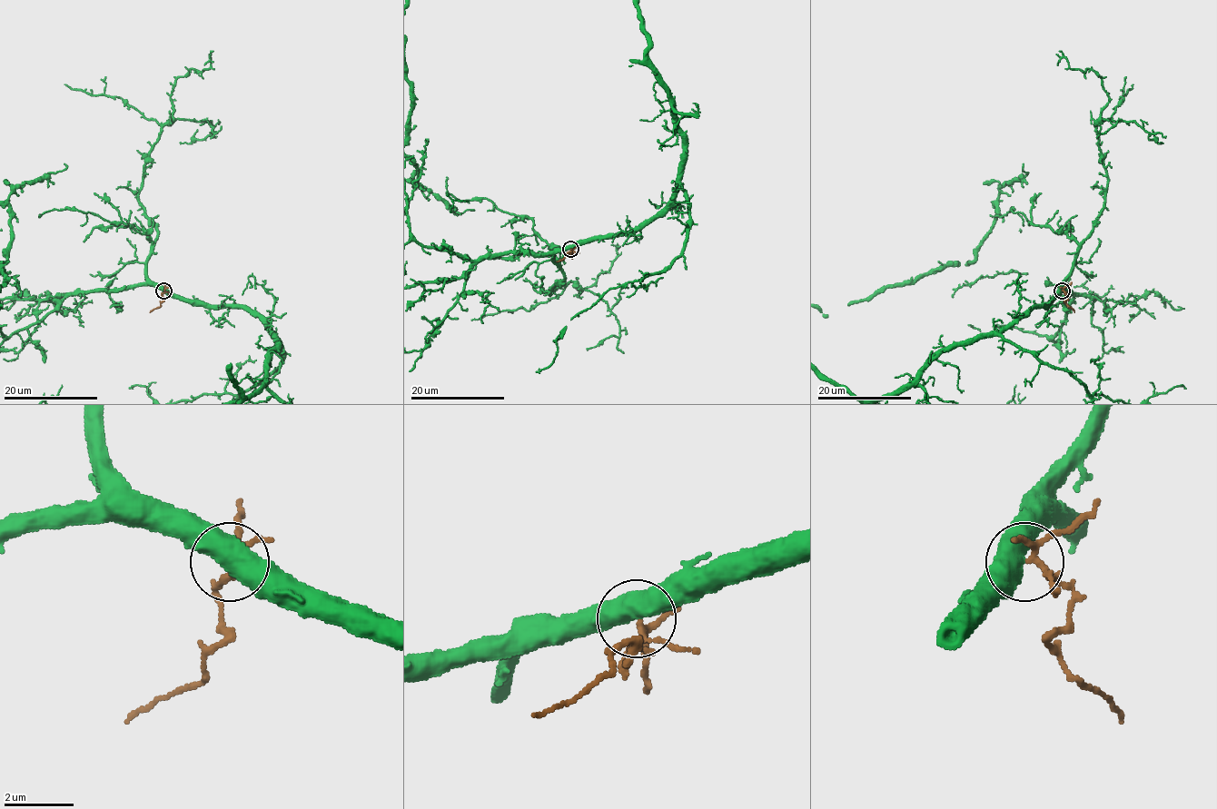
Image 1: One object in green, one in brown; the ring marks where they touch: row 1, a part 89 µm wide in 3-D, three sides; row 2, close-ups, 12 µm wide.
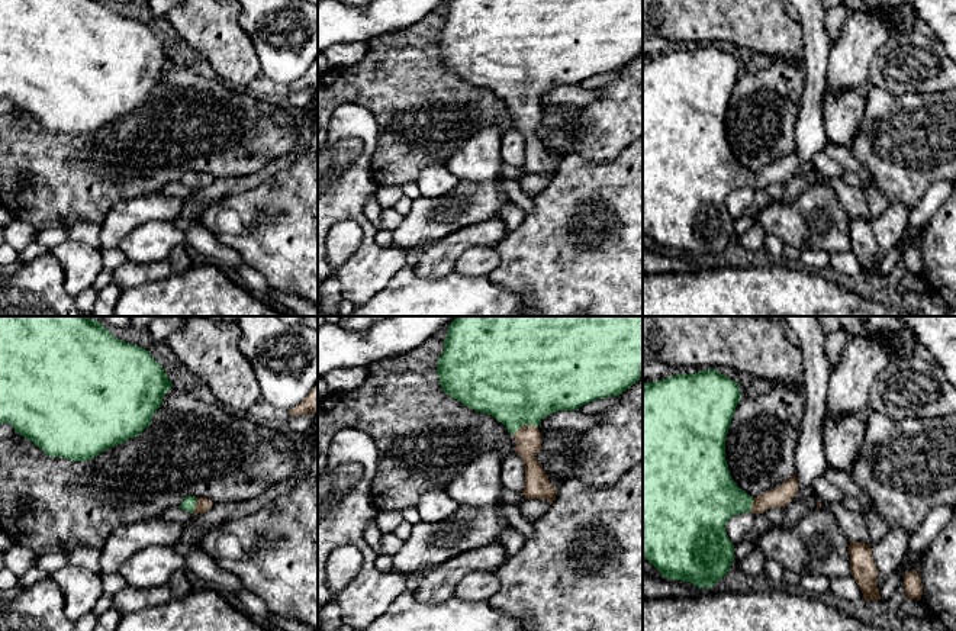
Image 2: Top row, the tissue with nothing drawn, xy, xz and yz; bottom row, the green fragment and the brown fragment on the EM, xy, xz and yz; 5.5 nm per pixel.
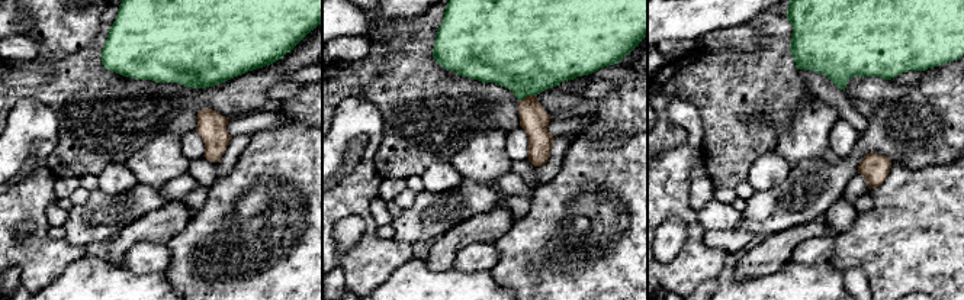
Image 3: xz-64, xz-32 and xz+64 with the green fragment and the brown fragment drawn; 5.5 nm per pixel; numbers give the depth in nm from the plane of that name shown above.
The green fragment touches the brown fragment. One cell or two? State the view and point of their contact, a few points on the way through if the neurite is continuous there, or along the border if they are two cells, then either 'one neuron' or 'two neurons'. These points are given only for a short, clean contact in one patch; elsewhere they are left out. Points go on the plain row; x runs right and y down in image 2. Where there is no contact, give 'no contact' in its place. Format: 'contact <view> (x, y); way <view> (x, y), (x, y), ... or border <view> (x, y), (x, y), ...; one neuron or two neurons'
contact xz (524, 99); way xz (520, 54), (520, 81), (524, 99), (528, 115); one neuron

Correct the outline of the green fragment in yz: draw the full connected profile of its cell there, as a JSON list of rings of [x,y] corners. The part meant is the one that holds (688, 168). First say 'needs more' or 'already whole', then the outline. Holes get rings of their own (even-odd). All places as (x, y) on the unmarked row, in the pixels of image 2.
needs more; [[[714,44],[643,59],[643,234],[663,252],[691,257],[699,264],[712,263],[722,254],[735,232],[725,206],[731,191],[783,183],[798,167],[795,149],[757,173],[747,170],[733,155],[725,135],[725,113],[740,74],[738,59]]]

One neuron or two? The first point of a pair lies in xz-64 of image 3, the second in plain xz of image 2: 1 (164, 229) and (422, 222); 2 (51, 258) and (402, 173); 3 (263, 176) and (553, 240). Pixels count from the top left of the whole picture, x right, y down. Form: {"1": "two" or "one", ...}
{"1": "two", "2": "two", "3": "one"}

